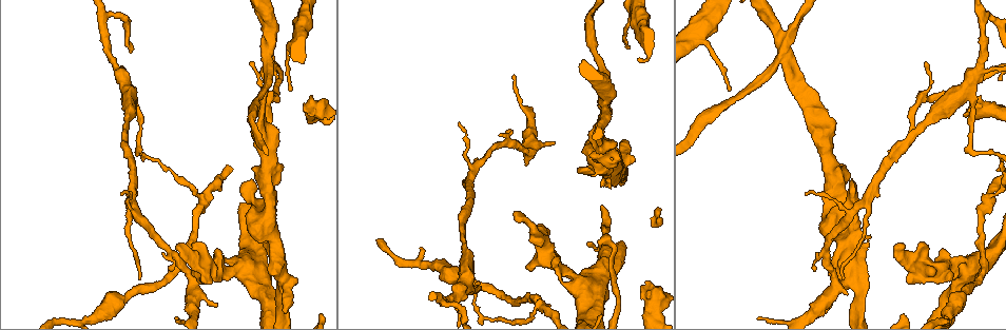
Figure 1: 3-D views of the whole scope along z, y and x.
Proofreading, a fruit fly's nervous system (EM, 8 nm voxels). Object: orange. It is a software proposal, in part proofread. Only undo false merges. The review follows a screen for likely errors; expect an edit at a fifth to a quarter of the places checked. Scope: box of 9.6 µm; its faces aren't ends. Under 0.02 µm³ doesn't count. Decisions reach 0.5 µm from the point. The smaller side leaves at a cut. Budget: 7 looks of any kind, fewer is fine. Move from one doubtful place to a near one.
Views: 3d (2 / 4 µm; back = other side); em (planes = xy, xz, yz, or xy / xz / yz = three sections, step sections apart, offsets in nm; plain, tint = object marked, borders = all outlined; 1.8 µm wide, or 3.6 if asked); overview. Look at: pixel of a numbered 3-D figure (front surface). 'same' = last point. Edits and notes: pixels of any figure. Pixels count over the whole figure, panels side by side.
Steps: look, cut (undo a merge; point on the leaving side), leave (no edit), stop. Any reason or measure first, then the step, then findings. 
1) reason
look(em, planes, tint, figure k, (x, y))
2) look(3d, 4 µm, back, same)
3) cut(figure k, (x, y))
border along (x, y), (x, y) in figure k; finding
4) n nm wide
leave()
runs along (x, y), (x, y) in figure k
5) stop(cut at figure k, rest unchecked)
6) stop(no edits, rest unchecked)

narrows sharply
look(em, xz, step 16, tint, figure 1, (464, 241))

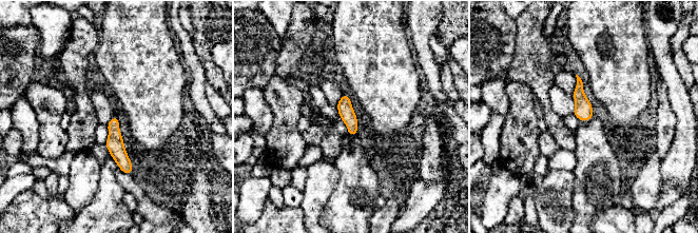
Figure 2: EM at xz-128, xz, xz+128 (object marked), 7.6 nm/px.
leave()
all the same cell

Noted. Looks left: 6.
three-way junction
look(3d, 4 µm, figure 1, (203, 200))

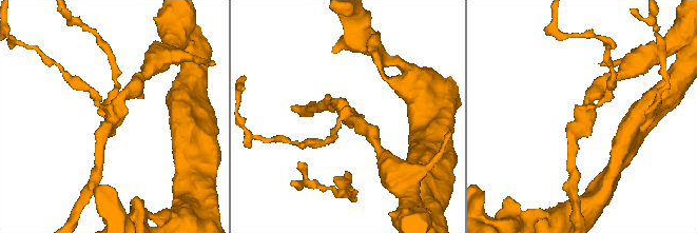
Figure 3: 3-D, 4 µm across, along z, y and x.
3 arms; shape alone is not enough
look(em, 3.6 µm, xy, step 16, tint, figure 3, (584, 113))

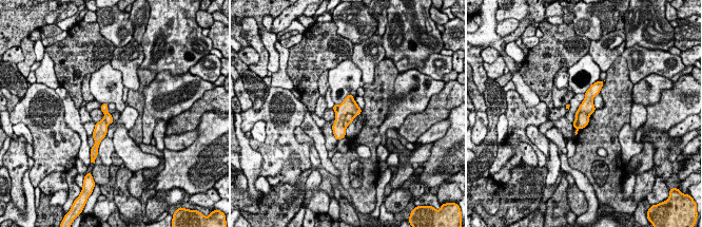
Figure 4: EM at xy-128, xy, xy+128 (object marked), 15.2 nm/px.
cut it another way
look(em, 3.6 µm, planes, tint, same)

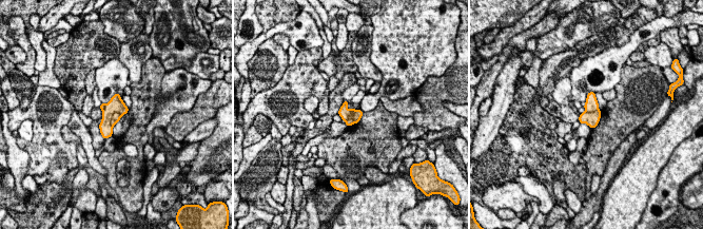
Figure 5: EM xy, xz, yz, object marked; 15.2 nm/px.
cut(figure 5, (116, 117))
border along (120, 113), (112, 115), (112, 127) in figure 5; a second cell is stuck on

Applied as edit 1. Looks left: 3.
closes a loop
look(3d, 4 µm, figure 1, (611, 182))

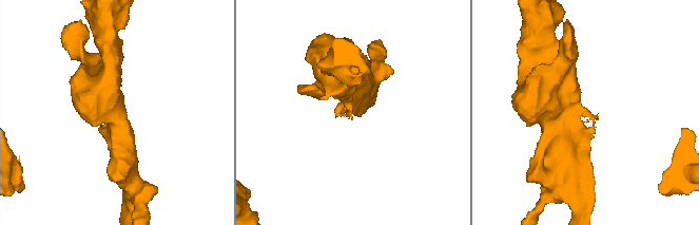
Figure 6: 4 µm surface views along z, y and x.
look(em, 3.6 µm, planes, tint, figure 6, (590, 117))

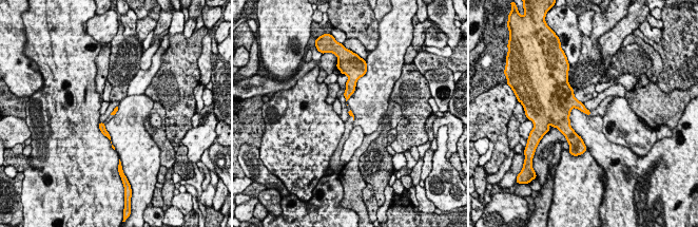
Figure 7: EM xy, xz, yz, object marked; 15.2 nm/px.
leave()
one cell here

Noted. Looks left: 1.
stop(cut at figure 5, rest unchecked)

